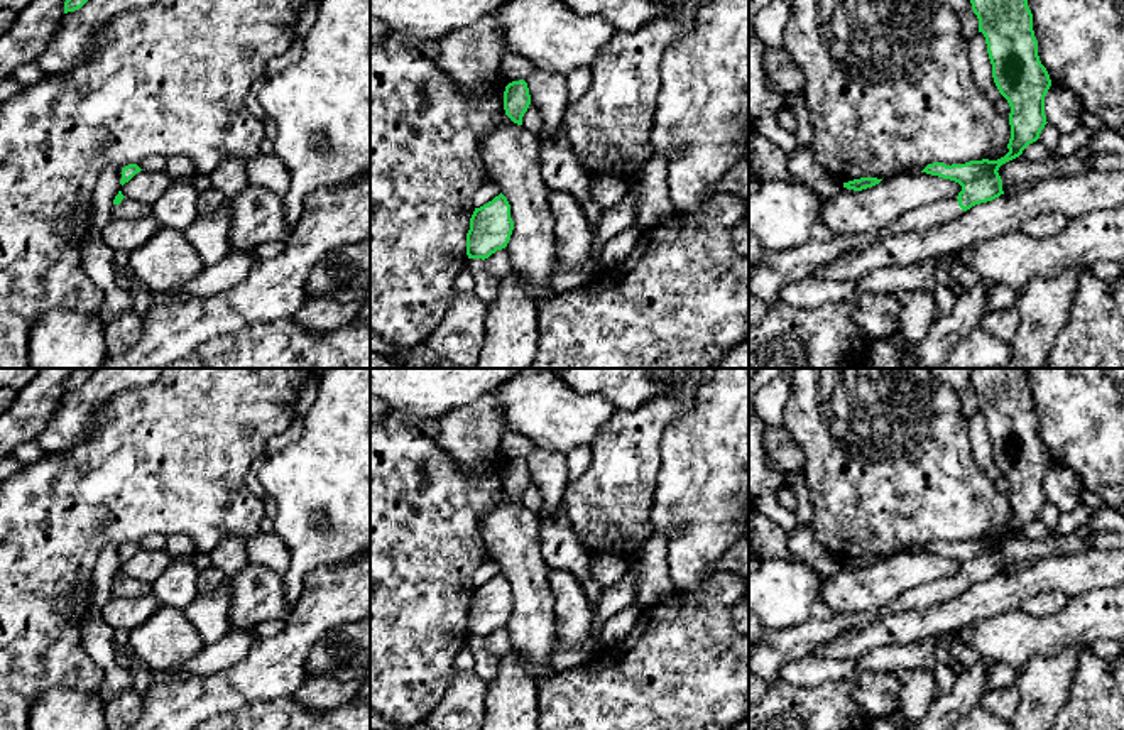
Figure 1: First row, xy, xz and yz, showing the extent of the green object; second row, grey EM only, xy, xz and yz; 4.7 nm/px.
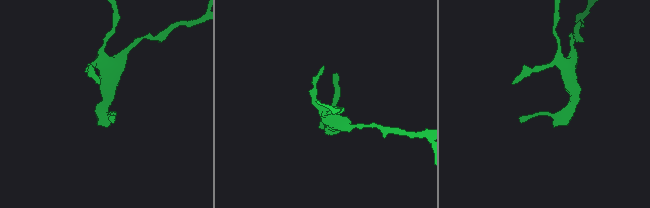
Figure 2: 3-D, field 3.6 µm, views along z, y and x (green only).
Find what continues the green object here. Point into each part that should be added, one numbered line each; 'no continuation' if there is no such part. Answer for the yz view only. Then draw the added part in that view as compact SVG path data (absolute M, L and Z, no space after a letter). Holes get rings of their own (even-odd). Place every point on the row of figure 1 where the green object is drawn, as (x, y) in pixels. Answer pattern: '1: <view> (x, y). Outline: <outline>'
1: yz (774, 269). Outline: M940 199L931 204L911 210L884 228L860 235L835 235L830 242L806 242L784 252L764 252L754 275L749 279L749 291L767 306L779 302L779 291L793 282L811 275L818 267L833 257L862 248L887 235L935 228L962 215L958 199Z

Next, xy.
1: xy (129, 208). Outline: M123 198L120 204L112 206L112 216L120 220L137 220L150 213L152 206L130 198Z

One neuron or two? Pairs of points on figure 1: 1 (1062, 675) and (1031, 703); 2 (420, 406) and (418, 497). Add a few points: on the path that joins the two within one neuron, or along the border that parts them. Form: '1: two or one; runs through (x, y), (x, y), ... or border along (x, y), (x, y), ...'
1: one; runs through (1055, 680), (1038, 697)
2: two; border along (391, 411), (398, 413), (409, 424), (435, 421)

